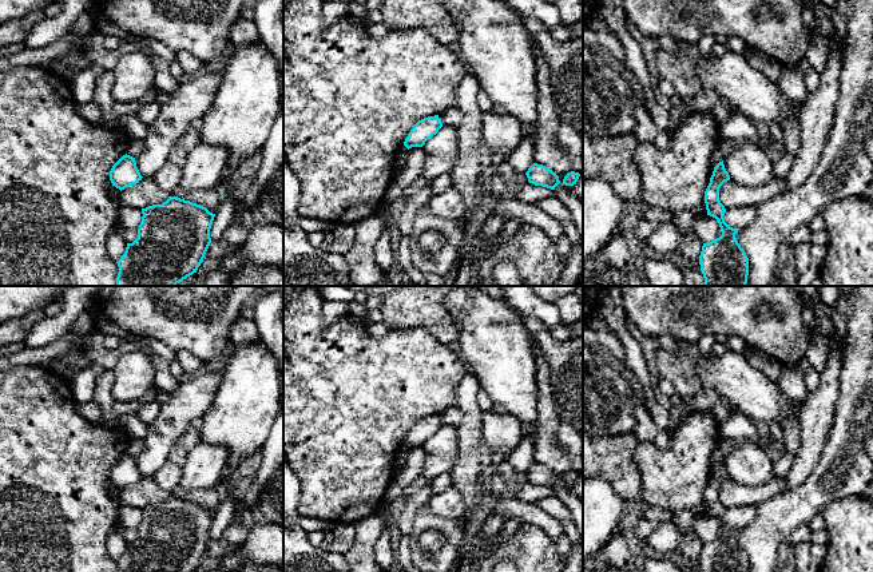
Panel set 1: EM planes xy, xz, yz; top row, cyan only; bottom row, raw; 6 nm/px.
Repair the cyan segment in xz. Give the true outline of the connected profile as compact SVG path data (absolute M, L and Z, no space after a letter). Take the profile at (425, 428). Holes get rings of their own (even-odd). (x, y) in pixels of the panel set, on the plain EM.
M439 414L428 416L418 420L408 433L404 445L409 449L412 446L422 446L428 438L439 432L443 426Z

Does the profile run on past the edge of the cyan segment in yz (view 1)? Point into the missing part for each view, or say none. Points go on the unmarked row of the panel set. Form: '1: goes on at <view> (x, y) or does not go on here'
1: does not go on here

